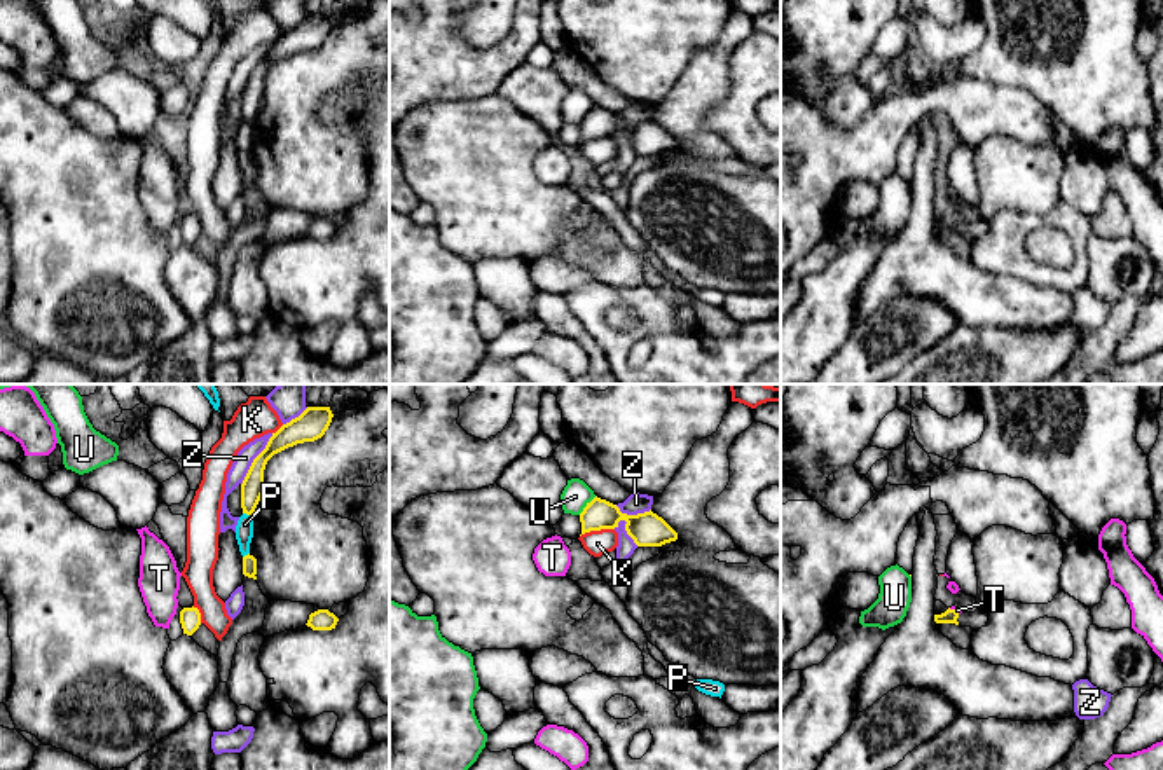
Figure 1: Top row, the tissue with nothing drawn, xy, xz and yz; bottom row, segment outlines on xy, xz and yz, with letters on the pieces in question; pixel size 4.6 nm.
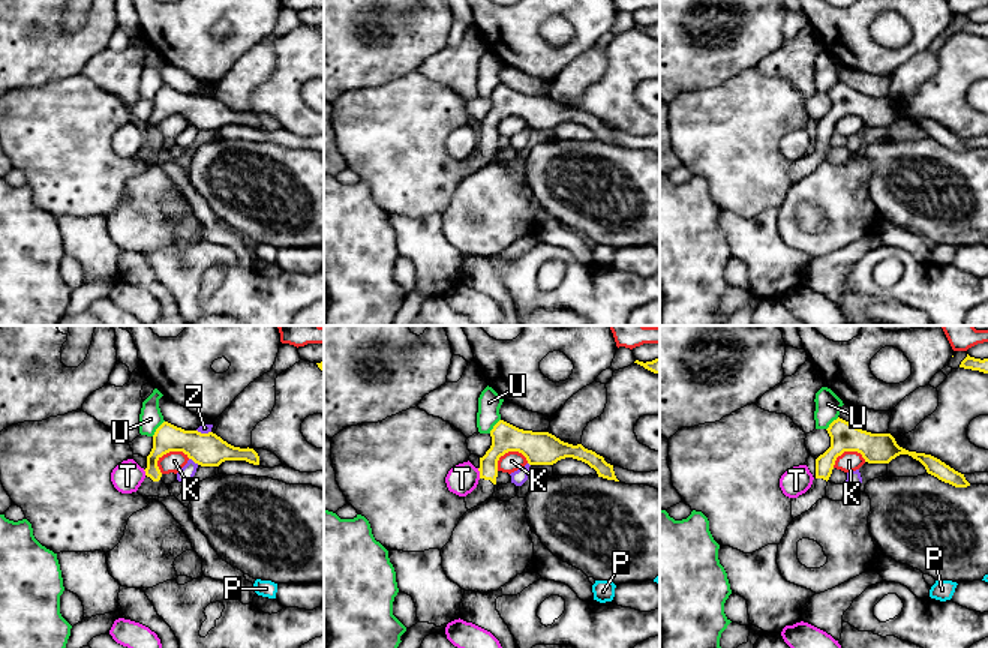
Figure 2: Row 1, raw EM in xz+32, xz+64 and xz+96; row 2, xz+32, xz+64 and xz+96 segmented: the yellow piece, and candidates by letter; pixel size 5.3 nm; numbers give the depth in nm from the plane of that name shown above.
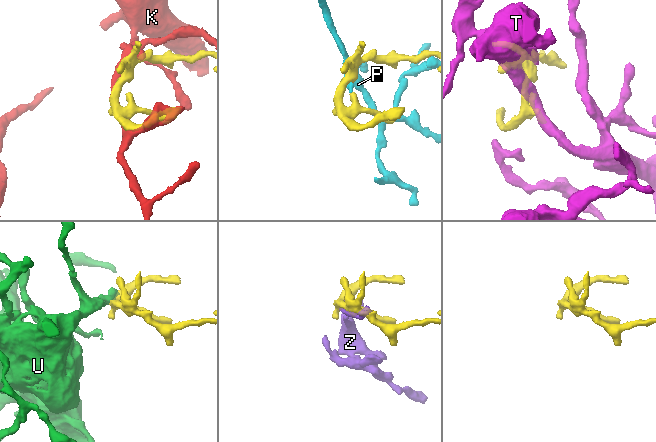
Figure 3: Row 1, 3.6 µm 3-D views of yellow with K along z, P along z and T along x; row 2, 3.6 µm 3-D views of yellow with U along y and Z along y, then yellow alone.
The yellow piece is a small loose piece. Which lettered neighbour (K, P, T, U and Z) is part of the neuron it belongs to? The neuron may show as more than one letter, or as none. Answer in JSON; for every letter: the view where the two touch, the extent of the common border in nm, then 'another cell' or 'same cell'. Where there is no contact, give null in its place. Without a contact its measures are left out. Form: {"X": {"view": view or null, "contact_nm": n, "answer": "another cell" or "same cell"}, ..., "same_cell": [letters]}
{"K": {"view": "xz", "contact_nm": 170, "answer": "another cell"}, "P": {"view": "xy", "contact_nm": 40, "answer": "another cell"}, "T": {"view": "yz", "contact_nm": 60, "answer": "another cell"}, "U": {"view": "xz", "contact_nm": 120, "answer": "another cell"}, "Z": {"view": "xy", "contact_nm": 280, "answer": "another cell"}, "same_cell": []}

